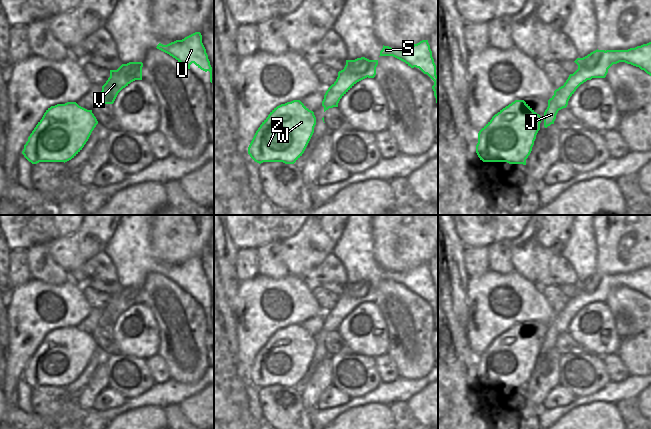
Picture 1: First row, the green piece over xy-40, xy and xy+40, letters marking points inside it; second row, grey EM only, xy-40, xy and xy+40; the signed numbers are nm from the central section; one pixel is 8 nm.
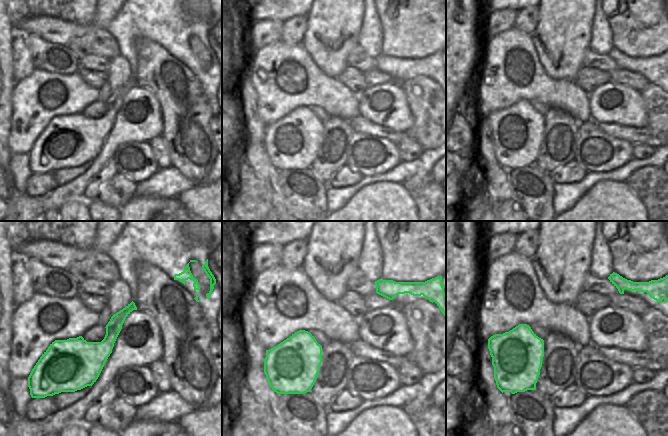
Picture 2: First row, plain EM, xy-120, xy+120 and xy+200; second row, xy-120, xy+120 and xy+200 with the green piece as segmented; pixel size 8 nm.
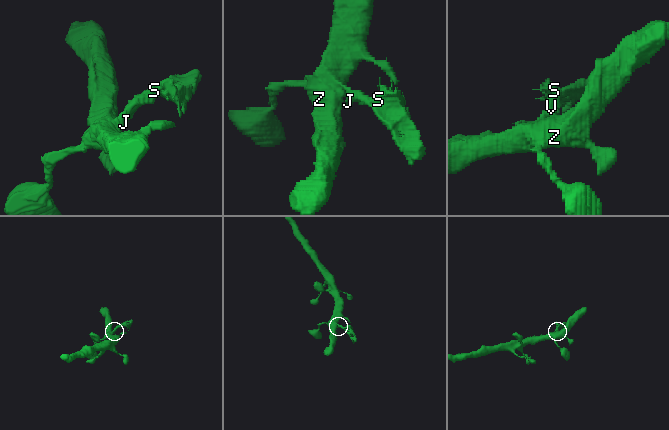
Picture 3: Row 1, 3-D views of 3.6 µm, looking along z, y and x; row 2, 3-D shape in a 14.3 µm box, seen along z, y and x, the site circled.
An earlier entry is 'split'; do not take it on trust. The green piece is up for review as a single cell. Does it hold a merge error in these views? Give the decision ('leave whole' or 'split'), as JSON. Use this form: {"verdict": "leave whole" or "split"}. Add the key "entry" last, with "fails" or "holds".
{"verdict": "split", "entry": "holds"}

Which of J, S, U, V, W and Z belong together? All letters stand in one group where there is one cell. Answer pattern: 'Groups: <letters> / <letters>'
Groups: J V W Z / S U

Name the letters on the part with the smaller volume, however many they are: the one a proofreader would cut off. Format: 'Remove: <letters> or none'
Remove: S, U

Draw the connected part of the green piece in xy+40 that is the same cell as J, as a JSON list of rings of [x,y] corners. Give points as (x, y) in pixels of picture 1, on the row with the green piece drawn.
[[[597,49],[574,61],[578,69],[554,91],[543,119],[524,100],[515,100],[495,114],[478,133],[476,153],[480,160],[526,165],[541,121],[545,128],[554,124],[558,111],[567,107],[576,89],[592,79],[592,69],[604,52]]]

